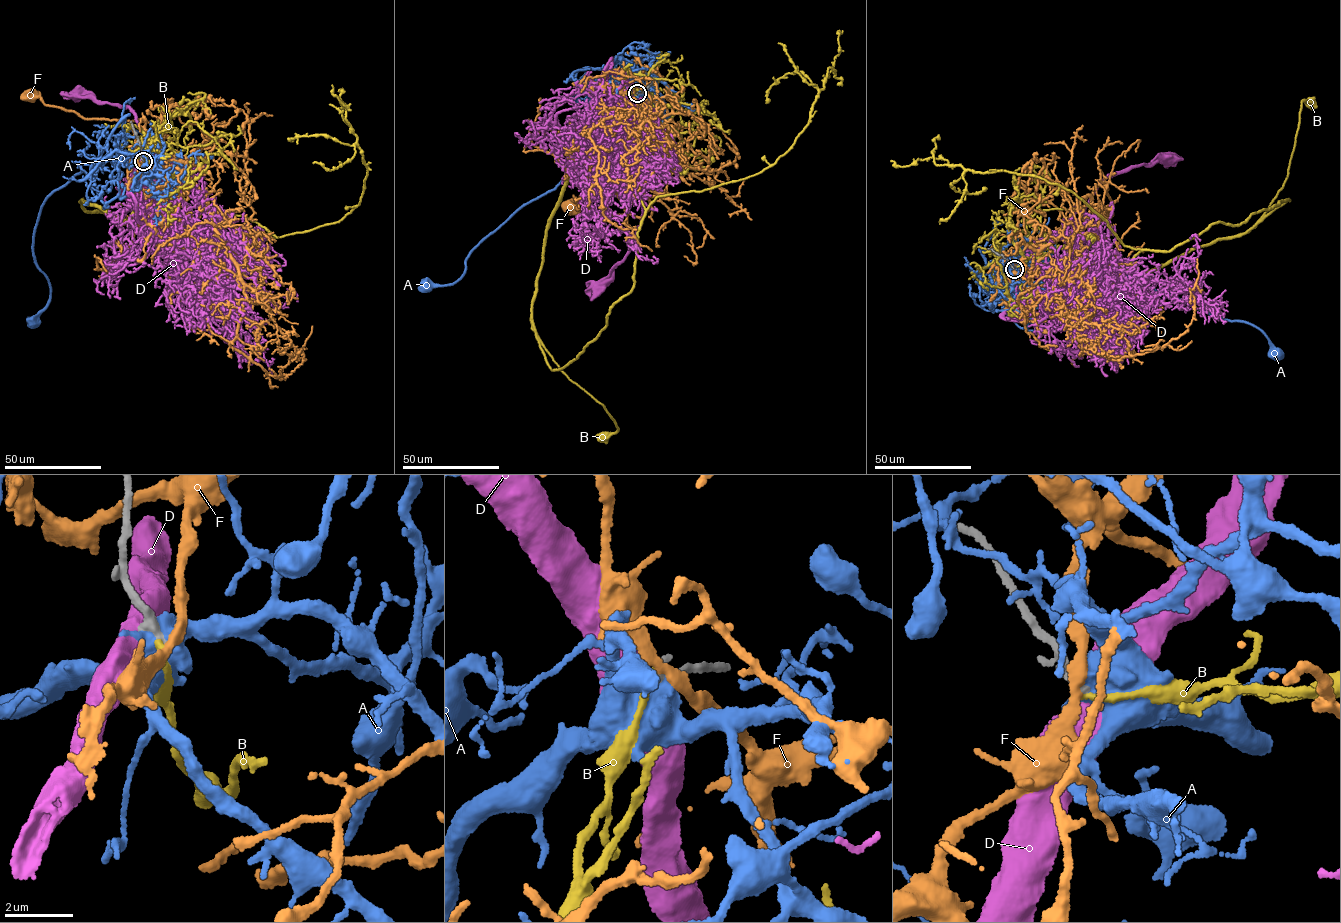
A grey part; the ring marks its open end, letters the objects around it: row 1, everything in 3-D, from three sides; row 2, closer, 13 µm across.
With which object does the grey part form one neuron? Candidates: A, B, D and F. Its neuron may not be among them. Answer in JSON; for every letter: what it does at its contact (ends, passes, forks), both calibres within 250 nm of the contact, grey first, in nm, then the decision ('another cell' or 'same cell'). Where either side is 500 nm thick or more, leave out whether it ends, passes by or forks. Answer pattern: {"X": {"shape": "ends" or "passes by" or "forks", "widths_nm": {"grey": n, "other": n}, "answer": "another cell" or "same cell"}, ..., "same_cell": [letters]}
{"A": {"widths_nm": {"grey": 360, "other": 850}, "answer": "another cell"}, "B": {"shape": "ends", "widths_nm": {"grey": 300, "other": 200}, "answer": "another cell"}, "D": {"widths_nm": {"grey": 380, "other": 800}, "answer": "another cell"}, "F": {"shape": "passes by", "widths_nm": {"grey": 280, "other": 320}, "answer": "another cell"}, "same_cell": []}

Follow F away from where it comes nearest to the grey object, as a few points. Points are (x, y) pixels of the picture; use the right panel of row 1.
F: (1013, 269), (1023, 244), (1059, 238), (1076, 203), (1092, 203), (1093, 189), (1105, 184), (1114, 206), (1106, 214)

